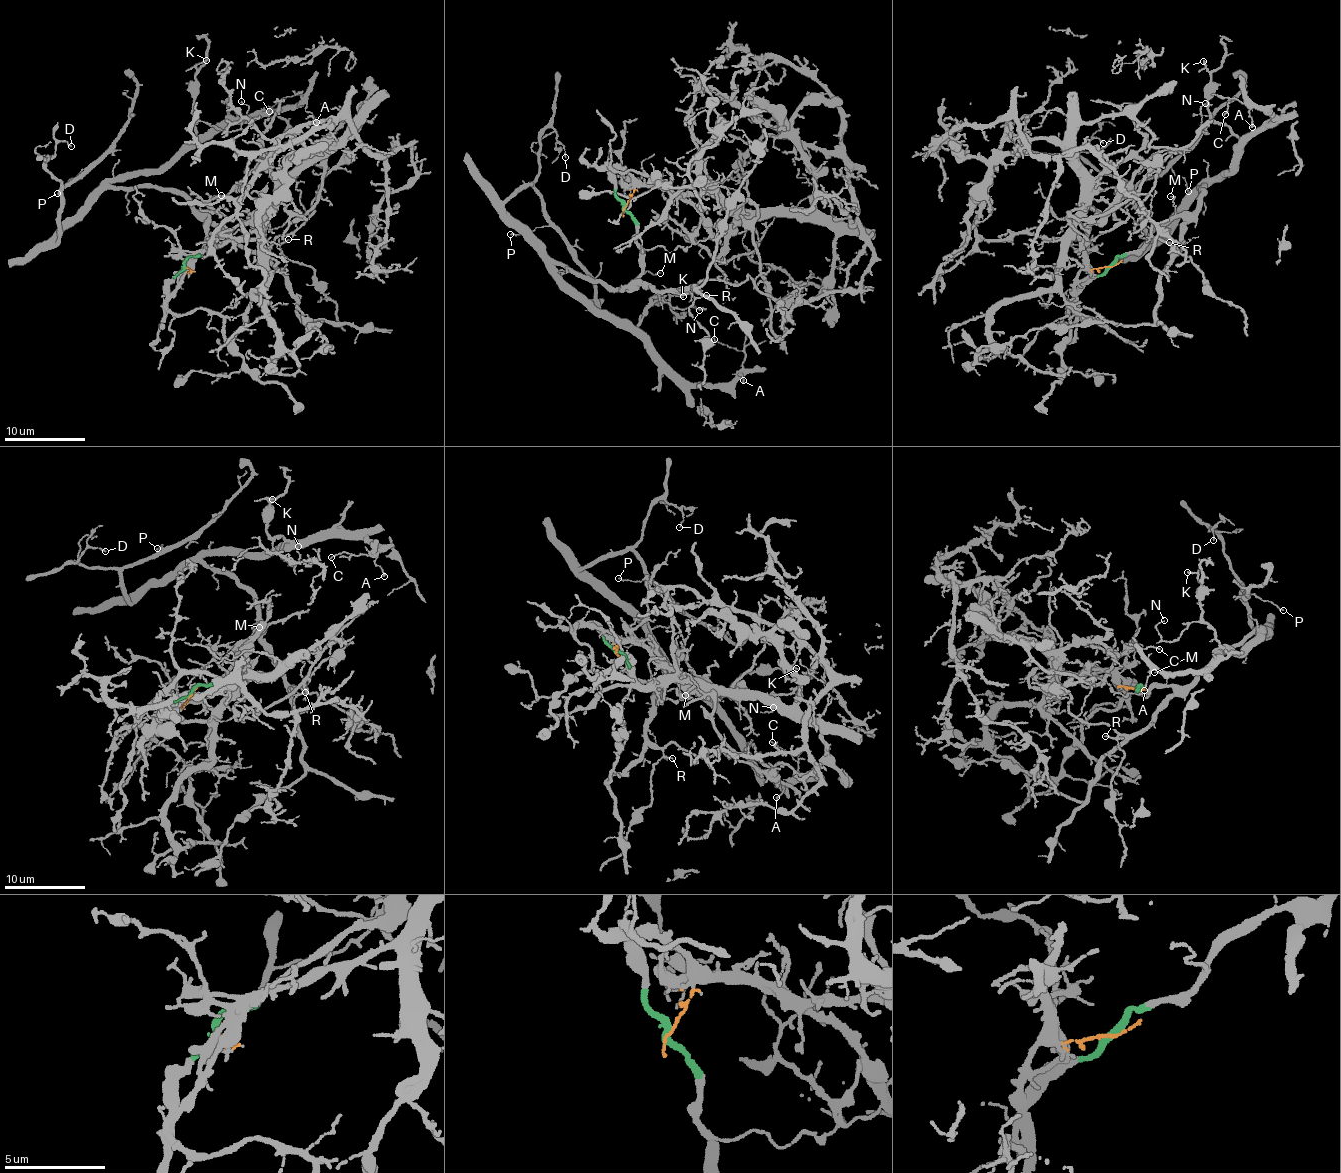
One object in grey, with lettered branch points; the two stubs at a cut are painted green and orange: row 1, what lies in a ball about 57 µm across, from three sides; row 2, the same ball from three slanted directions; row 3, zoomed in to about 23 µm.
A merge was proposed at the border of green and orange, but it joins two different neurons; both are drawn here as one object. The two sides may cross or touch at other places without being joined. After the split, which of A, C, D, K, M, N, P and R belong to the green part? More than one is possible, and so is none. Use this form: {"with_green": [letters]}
{"with_green": ["A", "C", "D", "K", "M", "N", "P", "R"]}

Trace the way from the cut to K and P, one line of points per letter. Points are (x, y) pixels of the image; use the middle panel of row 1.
K: (624, 208), (645, 265), (629, 285), (591, 282), (559, 264), (552, 270), (631, 328), (653, 297), (683, 296)
P: (624, 208), (645, 265), (617, 289), (553, 260), (515, 226), (505, 203), (531, 186), (548, 225), (510, 234)

